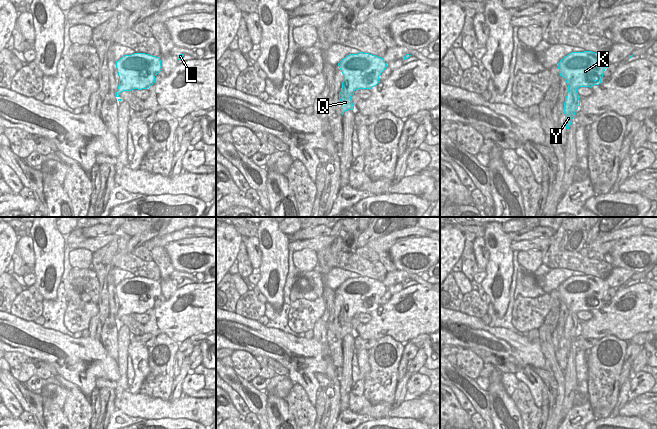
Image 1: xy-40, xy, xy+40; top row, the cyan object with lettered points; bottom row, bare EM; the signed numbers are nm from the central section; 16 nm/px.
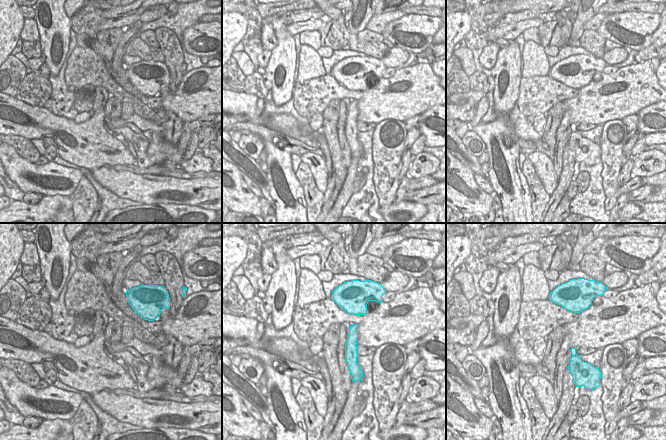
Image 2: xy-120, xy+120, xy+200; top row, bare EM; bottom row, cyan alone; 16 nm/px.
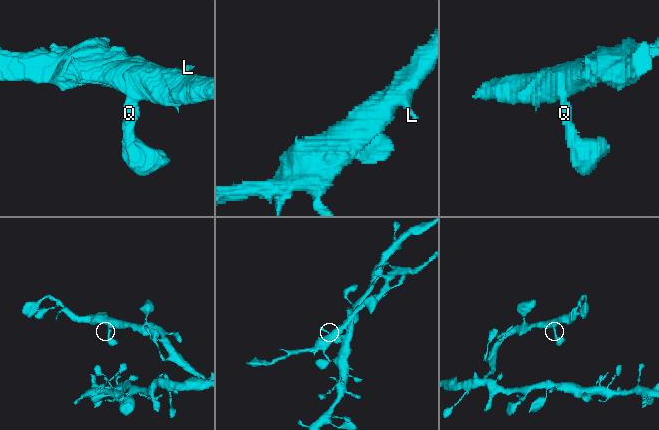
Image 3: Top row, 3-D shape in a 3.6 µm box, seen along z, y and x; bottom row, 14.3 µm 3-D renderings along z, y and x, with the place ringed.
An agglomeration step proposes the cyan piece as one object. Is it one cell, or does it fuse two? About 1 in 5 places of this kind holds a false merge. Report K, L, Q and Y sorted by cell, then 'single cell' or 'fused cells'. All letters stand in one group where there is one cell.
K L Q Y; single cell

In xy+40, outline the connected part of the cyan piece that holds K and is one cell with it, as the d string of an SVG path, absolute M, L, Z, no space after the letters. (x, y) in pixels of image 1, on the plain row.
M592 275L571 276L558 287L560 300L566 304L568 309L568 317L564 326L567 356L580 330L577 313L599 309L609 288L605 280Z

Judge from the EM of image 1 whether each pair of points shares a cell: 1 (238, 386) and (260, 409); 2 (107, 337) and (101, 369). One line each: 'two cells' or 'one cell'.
1: one cell
2: two cells

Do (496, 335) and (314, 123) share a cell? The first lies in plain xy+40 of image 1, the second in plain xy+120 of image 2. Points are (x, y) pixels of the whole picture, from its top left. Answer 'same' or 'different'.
different

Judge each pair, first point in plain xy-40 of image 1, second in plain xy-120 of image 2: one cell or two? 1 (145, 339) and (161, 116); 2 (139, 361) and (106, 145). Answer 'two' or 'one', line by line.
1: one
2: two

